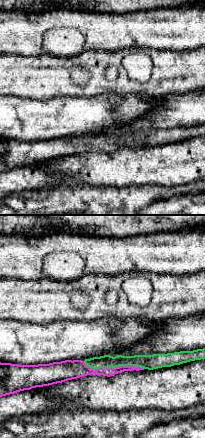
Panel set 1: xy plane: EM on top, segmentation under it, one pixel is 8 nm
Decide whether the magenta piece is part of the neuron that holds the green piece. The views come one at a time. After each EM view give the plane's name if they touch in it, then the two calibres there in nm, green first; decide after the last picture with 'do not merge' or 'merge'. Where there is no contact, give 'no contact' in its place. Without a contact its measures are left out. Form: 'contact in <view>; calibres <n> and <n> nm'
contact in xy; calibres 110 and 90 nm

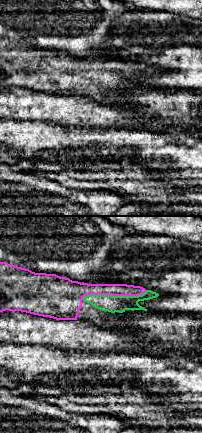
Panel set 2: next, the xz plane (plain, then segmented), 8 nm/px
contact in xz; calibres 130 and 110 nm

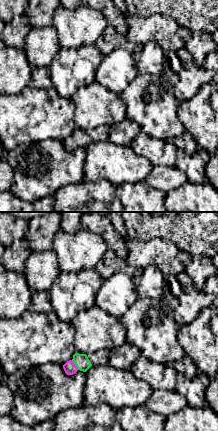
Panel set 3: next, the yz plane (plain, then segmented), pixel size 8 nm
contact in yz; calibres 120 and 100 nm

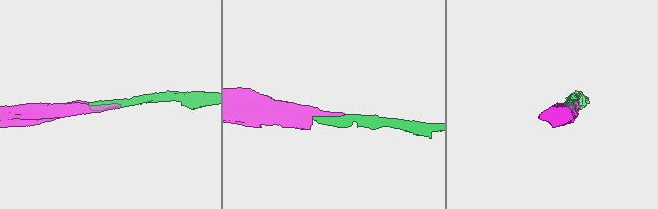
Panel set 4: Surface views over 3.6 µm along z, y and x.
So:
merge

